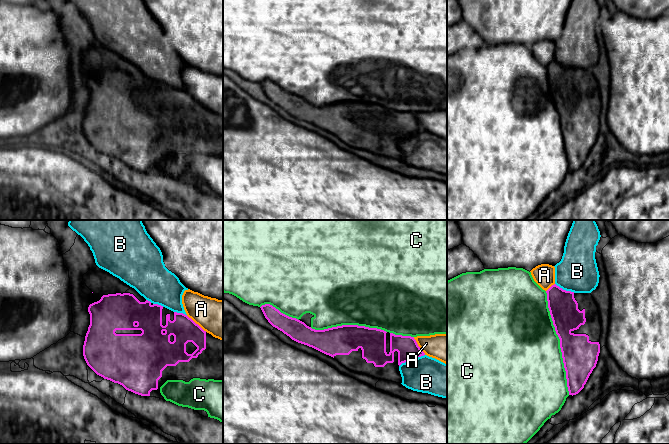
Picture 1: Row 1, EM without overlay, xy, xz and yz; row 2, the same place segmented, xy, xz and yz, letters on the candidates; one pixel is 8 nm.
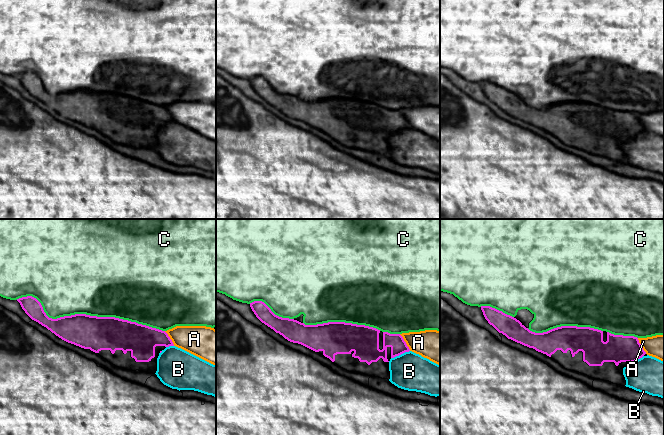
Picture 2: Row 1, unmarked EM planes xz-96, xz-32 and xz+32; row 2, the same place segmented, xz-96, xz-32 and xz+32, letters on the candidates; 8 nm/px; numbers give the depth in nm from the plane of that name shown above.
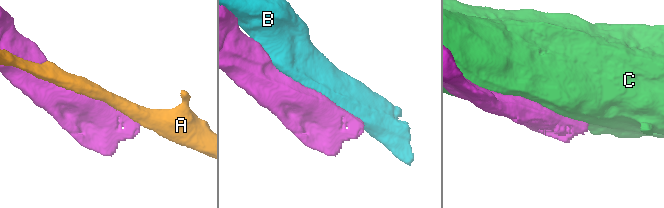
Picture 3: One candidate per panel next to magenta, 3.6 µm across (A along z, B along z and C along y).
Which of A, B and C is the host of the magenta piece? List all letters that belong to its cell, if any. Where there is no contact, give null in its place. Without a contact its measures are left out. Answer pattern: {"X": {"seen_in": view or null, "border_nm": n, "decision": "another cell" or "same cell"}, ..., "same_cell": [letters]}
{"A": {"seen_in": "xy", "border_nm": 220, "decision": "another cell"}, "B": {"seen_in": "xz", "border_nm": 220, "decision": "another cell"}, "C": {"seen_in": "yz", "border_nm": 850, "decision": "another cell"}, "same_cell": []}

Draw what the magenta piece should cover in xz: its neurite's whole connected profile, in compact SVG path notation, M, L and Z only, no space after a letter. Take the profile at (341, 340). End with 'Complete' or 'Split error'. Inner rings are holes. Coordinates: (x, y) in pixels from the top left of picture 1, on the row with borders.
M270 304L260 308L268 322L292 340L333 357L351 371L380 380L401 384L399 366L425 355L411 336L358 325L315 330Z. Split error

